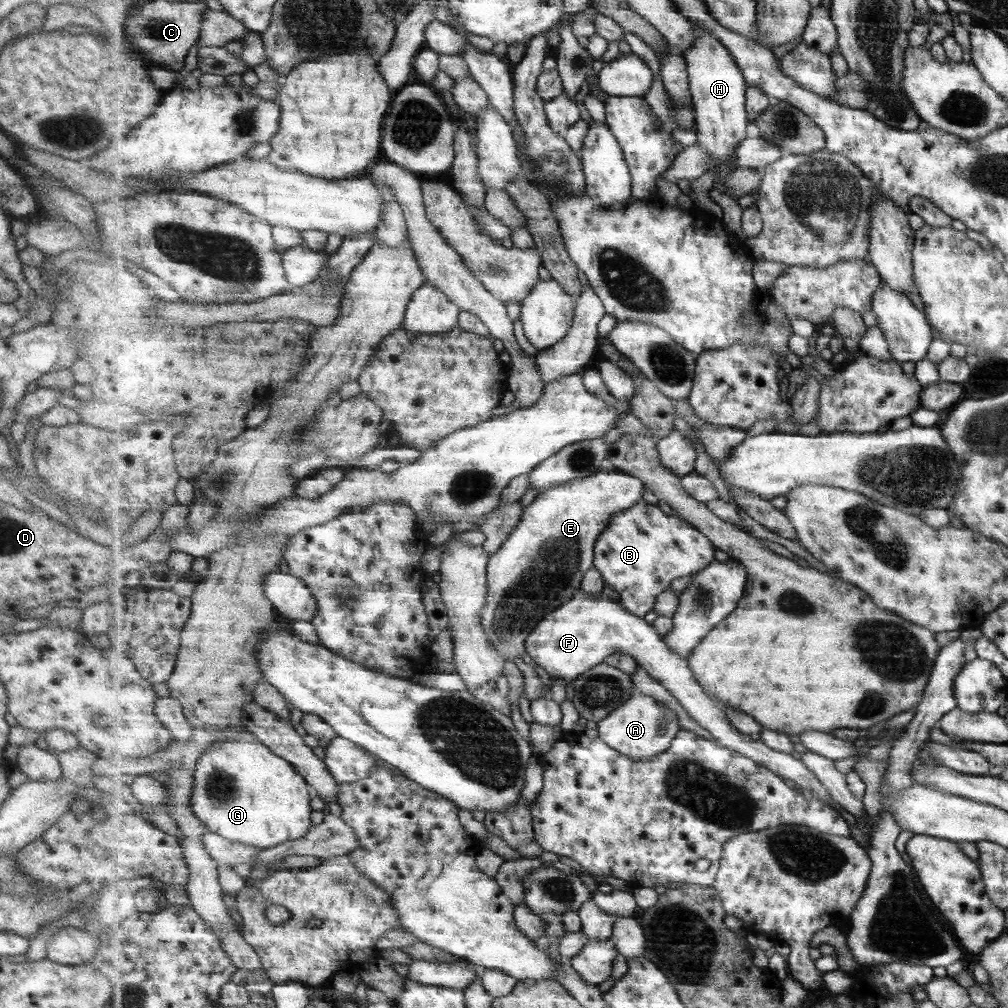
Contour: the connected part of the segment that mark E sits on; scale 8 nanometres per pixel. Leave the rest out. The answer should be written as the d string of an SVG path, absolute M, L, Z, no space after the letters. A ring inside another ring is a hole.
M608 467L593 476L545 490L531 506L524 508L519 526L488 562L488 596L482 610L482 626L489 643L493 643L503 657L521 659L529 635L537 625L549 613L571 601L573 593L582 588L585 573L594 567L598 537L612 515L631 509L643 500L643 487L644 482L635 475Z

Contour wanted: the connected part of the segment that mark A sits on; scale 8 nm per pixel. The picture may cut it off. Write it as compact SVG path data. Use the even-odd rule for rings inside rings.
M635 690L629 702L598 723L597 730L599 737L621 754L636 760L649 760L671 748L681 726L677 714L671 708L655 701L651 696L641 694L640 690Z

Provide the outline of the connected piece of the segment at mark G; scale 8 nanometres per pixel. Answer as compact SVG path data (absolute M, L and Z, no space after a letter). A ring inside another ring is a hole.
M242 732L216 742L199 757L194 777L195 788L190 799L192 811L205 827L231 842L242 842L265 850L289 840L299 840L314 826L311 820L311 794L304 775L297 771L288 759L269 750L269 747L251 732Z

